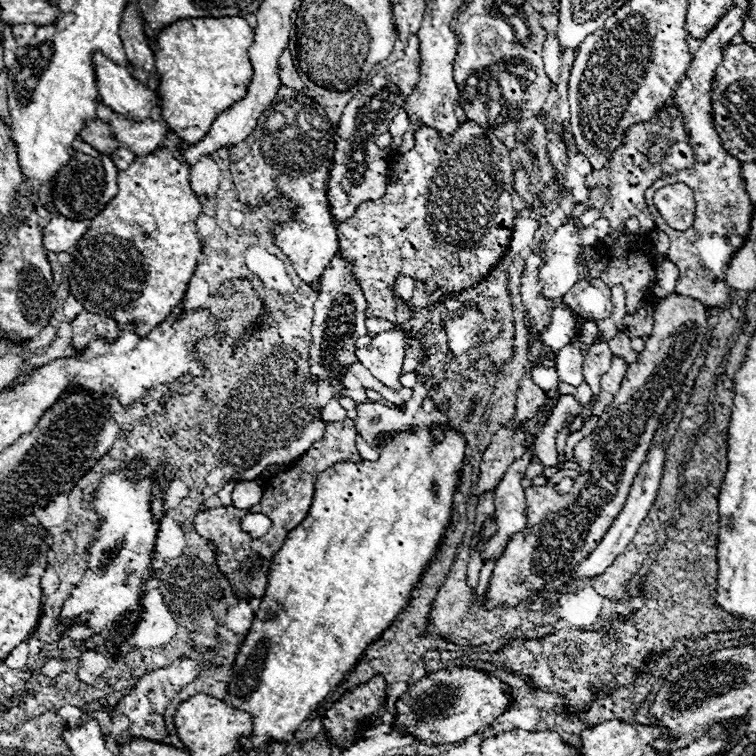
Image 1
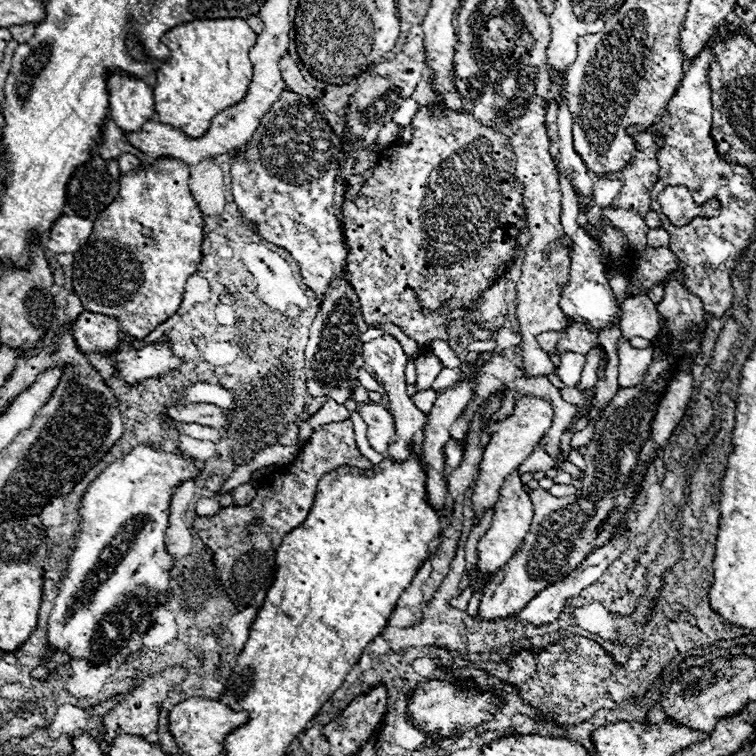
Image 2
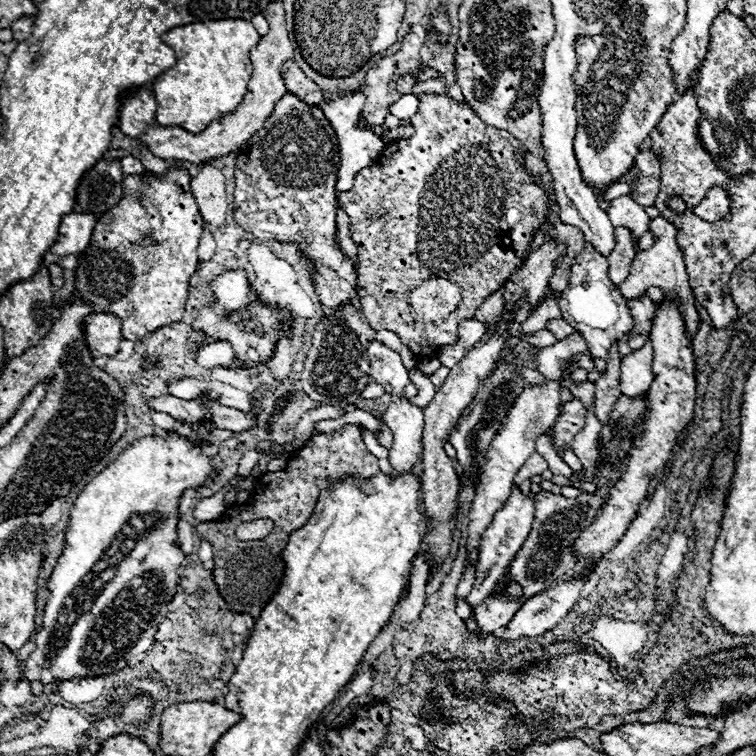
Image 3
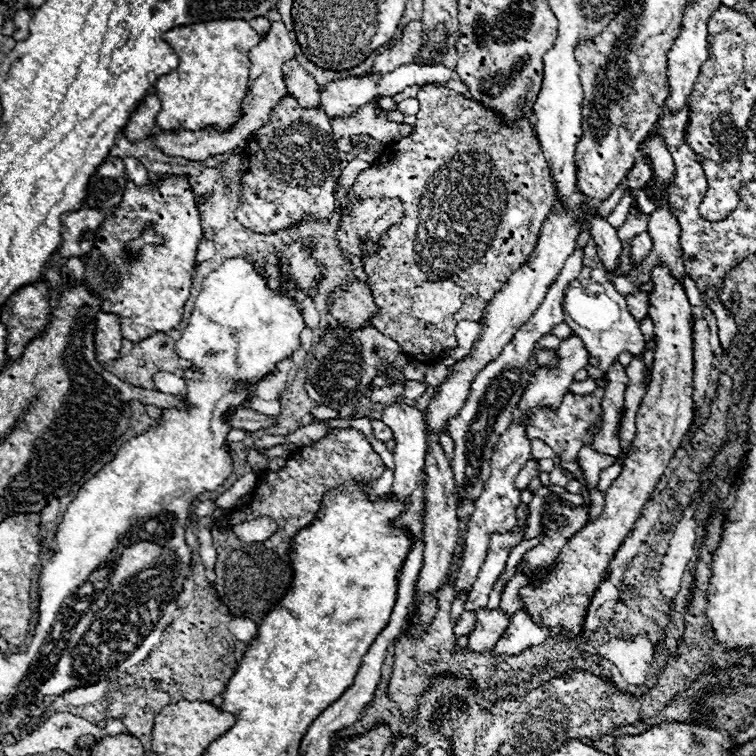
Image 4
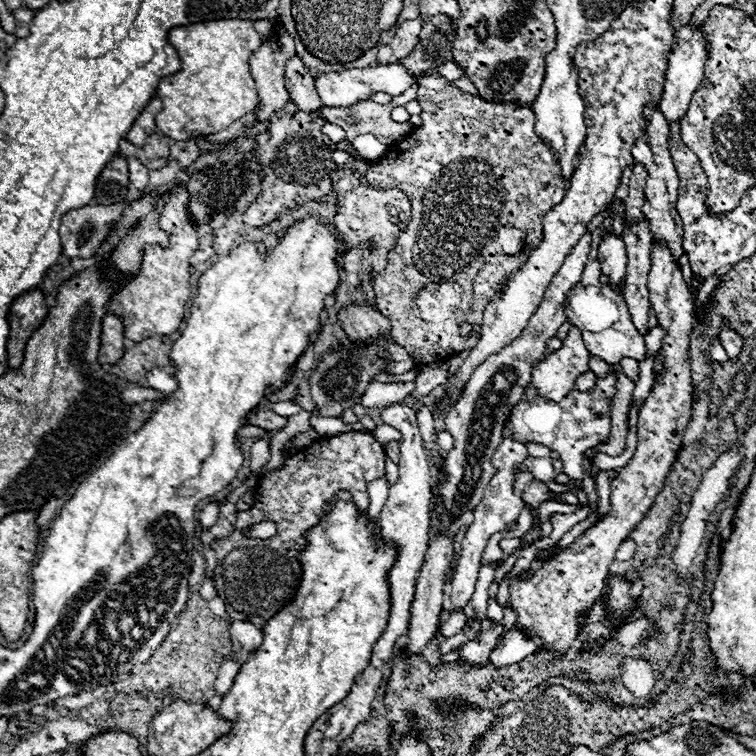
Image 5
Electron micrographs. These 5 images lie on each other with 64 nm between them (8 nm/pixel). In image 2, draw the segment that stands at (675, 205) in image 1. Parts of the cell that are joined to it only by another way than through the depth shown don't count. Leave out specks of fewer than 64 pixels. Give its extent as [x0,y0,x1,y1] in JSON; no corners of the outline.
[658,186,720,226]

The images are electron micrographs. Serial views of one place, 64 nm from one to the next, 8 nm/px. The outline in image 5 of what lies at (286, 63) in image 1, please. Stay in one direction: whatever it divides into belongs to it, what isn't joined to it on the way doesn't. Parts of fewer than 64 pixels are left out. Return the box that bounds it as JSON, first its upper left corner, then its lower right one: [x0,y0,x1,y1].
[286,56,322,112]

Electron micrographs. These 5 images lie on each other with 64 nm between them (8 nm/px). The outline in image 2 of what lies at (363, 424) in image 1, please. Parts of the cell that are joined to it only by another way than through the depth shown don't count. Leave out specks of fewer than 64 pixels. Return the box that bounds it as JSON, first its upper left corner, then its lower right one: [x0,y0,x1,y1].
[360,404,394,454]

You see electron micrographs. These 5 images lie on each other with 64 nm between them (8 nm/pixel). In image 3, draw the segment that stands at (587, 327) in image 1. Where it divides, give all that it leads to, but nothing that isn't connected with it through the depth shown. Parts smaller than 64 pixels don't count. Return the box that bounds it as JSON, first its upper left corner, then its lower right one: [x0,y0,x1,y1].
[536,332,588,380]

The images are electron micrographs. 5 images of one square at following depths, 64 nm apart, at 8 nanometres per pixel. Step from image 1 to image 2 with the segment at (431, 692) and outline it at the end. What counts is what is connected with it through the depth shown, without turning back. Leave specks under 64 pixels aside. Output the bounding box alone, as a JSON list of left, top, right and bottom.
[408,680,498,736]

